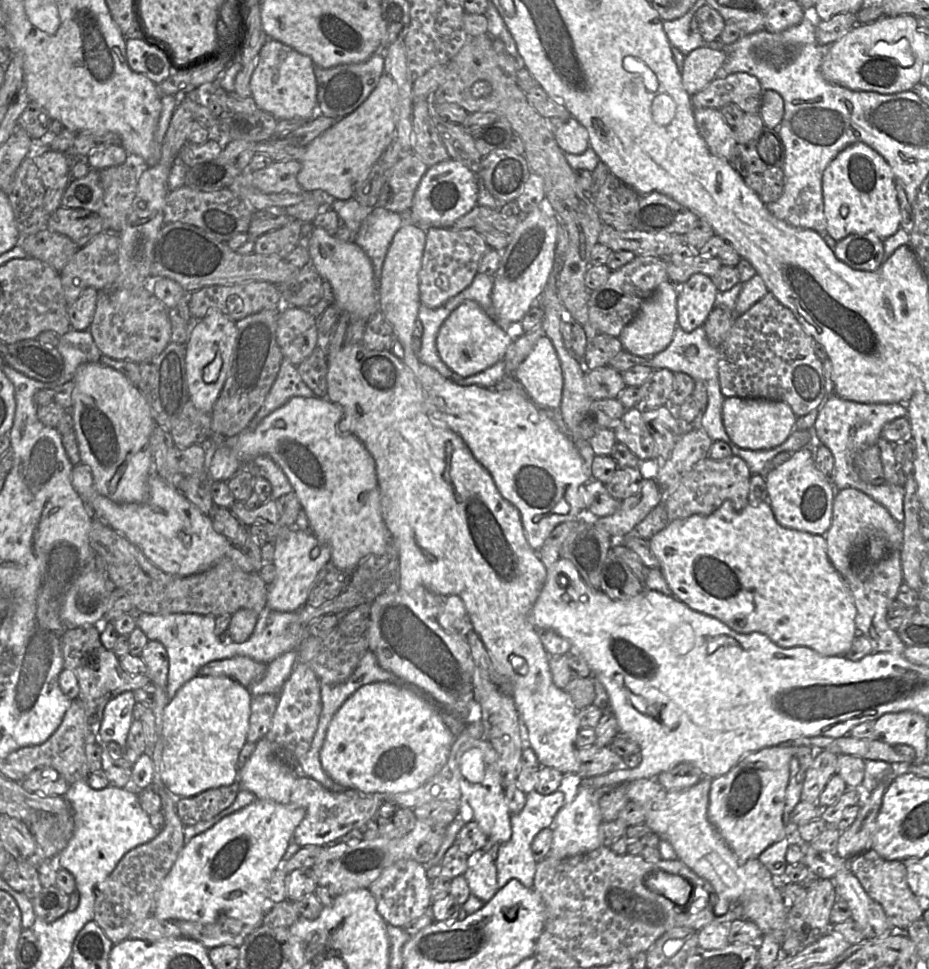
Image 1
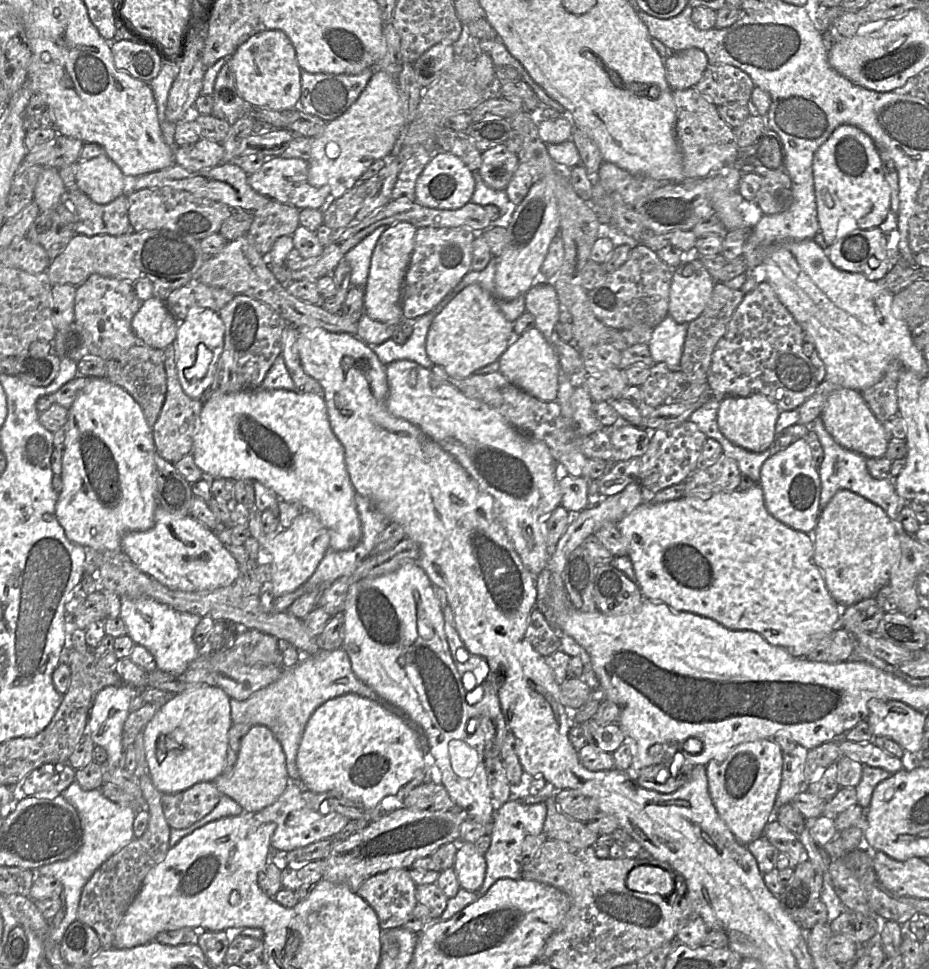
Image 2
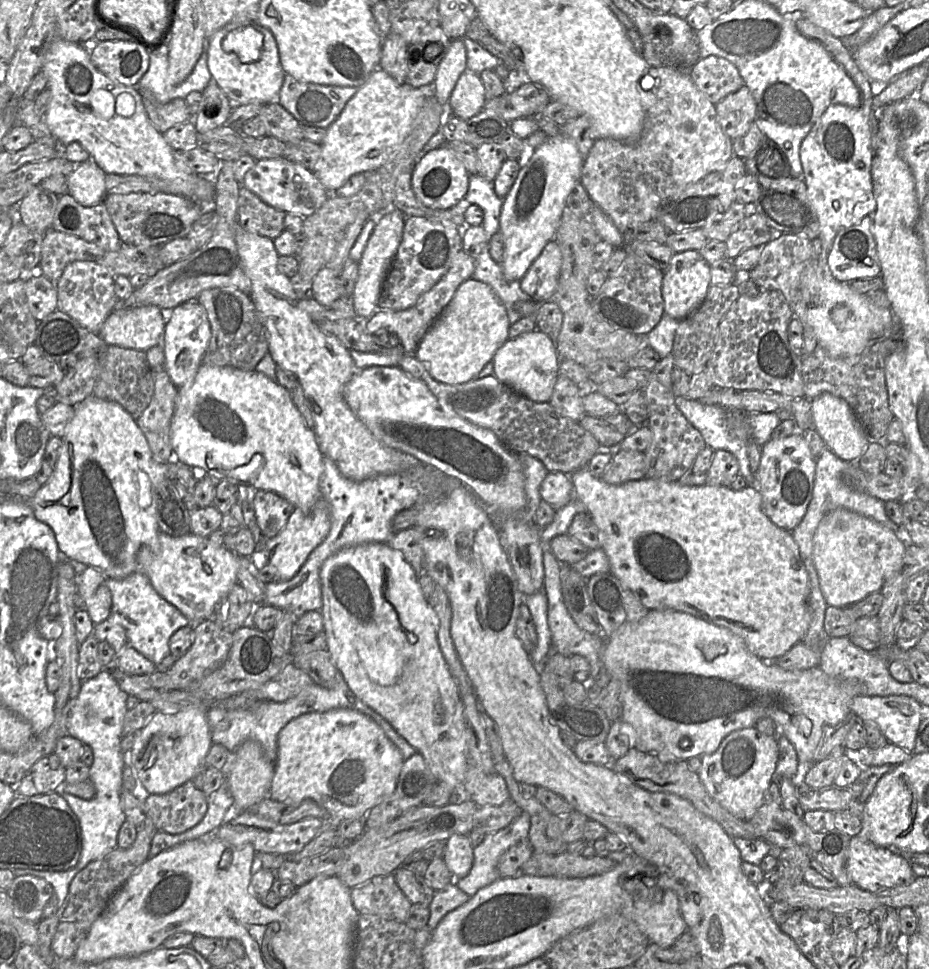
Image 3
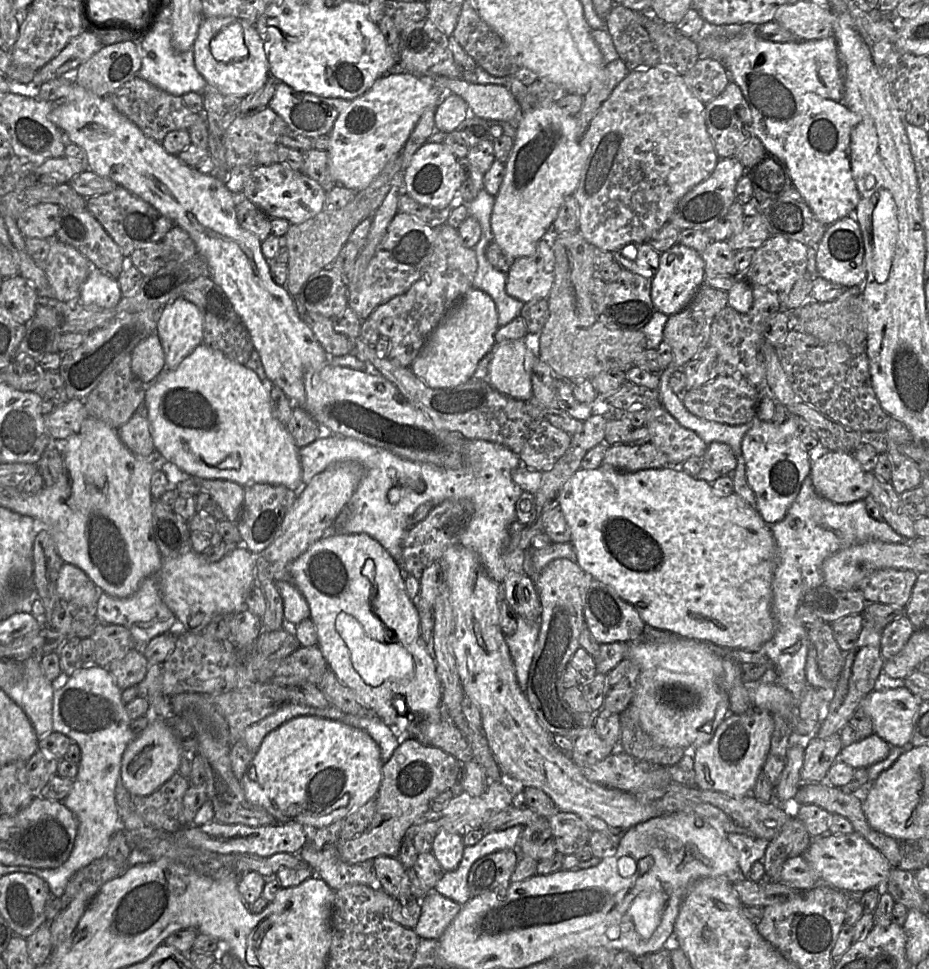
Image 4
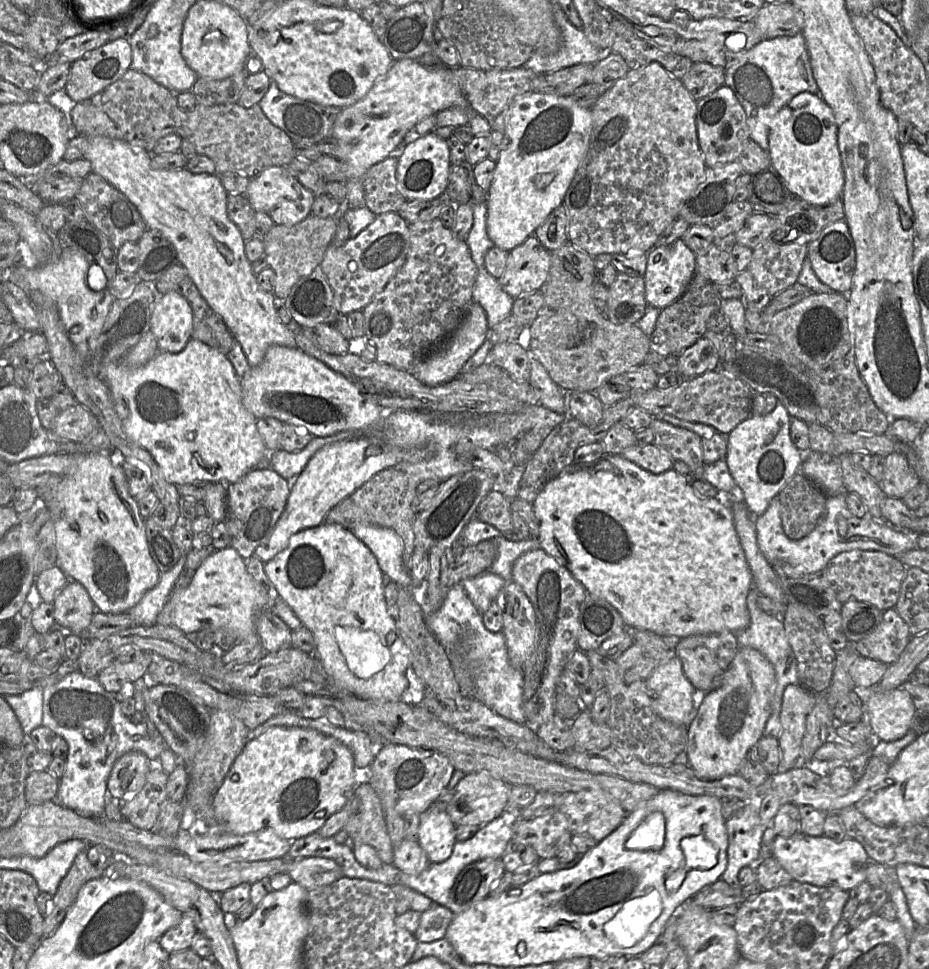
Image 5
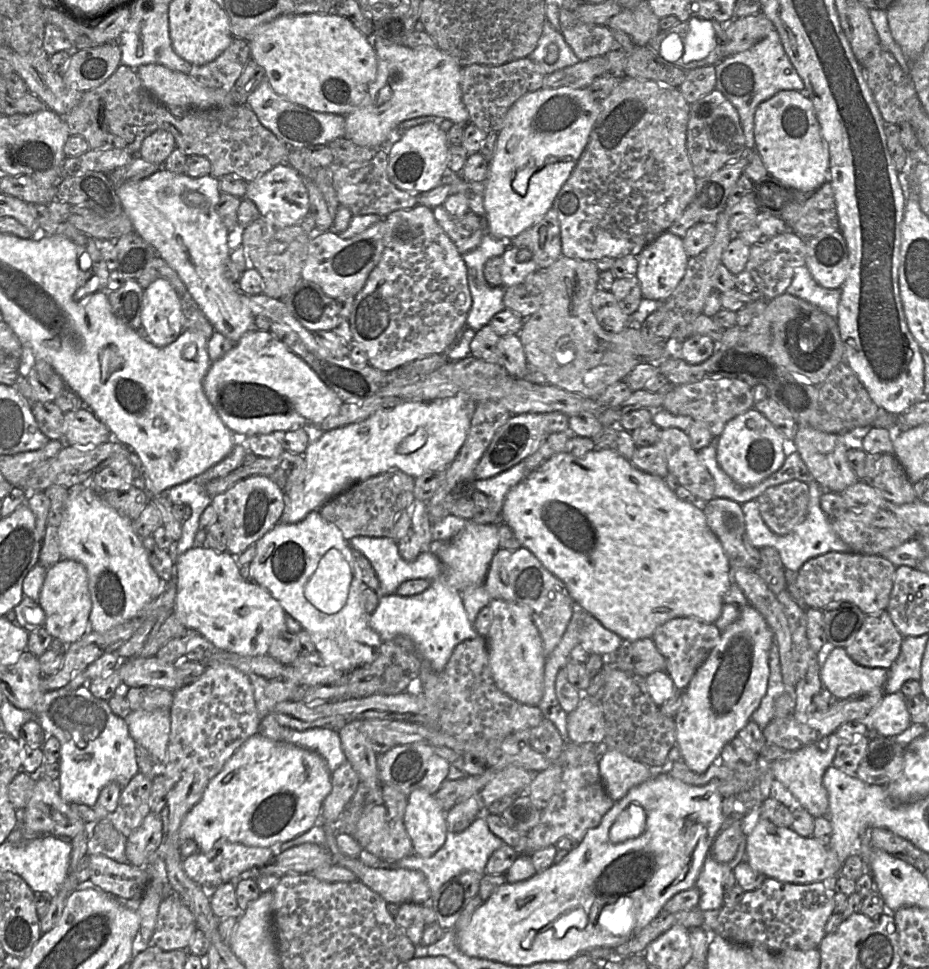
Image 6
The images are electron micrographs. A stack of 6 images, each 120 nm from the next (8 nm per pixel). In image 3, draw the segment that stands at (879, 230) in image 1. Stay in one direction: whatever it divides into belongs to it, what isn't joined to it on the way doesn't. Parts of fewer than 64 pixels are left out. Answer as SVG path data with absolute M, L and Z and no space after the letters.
M829 106L800 145L807 197L820 227L821 253L817 264L823 267L826 278L833 278L827 258L837 233L843 228L859 224L876 209L871 178L873 154L870 112L865 112L862 106Z

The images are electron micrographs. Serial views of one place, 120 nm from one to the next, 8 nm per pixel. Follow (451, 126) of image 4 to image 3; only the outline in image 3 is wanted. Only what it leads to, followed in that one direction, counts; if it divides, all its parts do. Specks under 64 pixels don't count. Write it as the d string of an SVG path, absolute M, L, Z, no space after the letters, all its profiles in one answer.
M465 70L448 100L453 115L469 120L486 104L485 87L479 74Z

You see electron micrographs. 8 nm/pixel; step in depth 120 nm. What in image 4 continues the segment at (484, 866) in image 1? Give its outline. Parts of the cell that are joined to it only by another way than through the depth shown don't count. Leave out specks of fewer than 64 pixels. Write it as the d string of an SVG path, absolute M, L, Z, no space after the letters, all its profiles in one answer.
M439 830L433 835L431 853L445 871L453 871L458 867L464 848L462 836L458 833Z

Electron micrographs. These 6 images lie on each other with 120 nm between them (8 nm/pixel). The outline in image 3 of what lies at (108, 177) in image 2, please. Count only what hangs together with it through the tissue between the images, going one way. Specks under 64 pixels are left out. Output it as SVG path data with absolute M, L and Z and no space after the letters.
M89 159L76 165L67 177L68 193L83 206L95 206L108 194L105 178L106 173Z

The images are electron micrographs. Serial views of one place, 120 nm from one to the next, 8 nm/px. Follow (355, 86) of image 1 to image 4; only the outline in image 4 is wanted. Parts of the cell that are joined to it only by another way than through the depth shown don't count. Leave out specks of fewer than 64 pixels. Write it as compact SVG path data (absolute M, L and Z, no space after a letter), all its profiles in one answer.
M276 81L274 94L268 105L291 130L314 138L331 132L339 113L350 101L299 92L282 81Z

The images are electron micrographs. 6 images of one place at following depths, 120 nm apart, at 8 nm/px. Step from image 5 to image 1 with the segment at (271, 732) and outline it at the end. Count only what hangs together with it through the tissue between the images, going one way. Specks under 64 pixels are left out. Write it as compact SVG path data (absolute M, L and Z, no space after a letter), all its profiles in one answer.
M388 682L365 685L353 693L331 718L321 747L321 766L336 783L364 794L412 791L445 765L451 746L464 726L458 716L447 716L421 691Z

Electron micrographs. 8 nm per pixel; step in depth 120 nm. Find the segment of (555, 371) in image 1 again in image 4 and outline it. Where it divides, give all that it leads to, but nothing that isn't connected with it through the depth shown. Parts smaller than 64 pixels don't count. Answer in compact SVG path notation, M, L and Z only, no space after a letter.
M524 339L495 344L486 381L508 397L529 402L532 400L531 372L538 359L535 342Z

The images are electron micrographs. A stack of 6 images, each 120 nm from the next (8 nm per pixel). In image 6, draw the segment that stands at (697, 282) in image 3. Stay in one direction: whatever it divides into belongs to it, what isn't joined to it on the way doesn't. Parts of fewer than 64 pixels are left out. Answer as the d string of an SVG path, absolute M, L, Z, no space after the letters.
M666 231L648 244L637 258L635 276L640 282L642 296L664 301L683 278L689 256L683 239Z

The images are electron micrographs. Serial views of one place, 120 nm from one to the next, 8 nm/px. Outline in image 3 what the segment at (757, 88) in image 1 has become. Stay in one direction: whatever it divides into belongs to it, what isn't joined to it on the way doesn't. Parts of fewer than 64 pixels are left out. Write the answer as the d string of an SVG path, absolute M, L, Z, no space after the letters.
M718 56L699 59L688 69L688 74L695 86L714 105L745 85L737 68Z

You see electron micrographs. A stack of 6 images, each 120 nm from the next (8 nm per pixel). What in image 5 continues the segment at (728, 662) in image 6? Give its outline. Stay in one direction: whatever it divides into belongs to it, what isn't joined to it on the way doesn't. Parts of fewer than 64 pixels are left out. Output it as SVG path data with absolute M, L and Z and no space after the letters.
M740 647L721 683L704 694L696 716L687 726L685 752L696 777L717 780L738 774L749 750L765 735L774 689L775 671L770 661L754 648Z

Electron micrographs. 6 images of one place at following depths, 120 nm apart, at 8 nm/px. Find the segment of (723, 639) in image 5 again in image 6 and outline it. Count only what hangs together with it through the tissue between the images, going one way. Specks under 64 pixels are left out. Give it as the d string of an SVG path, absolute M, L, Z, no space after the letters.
M678 617L659 626L652 635L658 650L666 659L666 672L677 689L684 691L699 667L718 643L721 630L714 623L699 618Z

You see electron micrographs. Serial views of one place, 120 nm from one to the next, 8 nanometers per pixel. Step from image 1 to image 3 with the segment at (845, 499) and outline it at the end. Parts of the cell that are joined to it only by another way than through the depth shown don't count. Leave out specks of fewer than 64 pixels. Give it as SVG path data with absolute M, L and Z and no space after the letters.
M839 508L826 514L814 536L813 562L827 605L847 607L871 593L879 592L885 581L900 567L906 543L908 542L903 542L896 532L885 525L848 509Z

